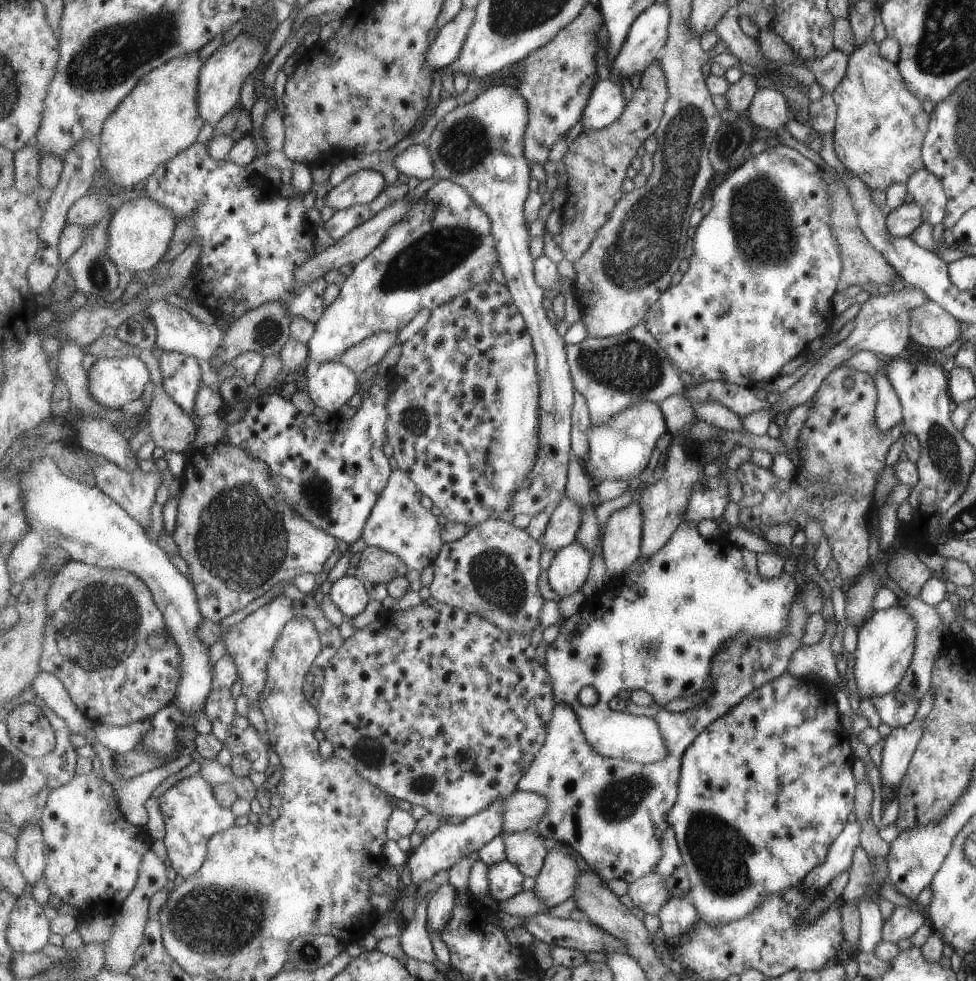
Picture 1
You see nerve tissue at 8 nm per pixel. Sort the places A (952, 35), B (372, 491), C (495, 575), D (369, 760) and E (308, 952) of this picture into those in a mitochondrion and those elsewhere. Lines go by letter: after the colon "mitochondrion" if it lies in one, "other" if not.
A: mitochondrion
B: other
C: mitochondrion
D: mitochondrion
E: mitochondrion

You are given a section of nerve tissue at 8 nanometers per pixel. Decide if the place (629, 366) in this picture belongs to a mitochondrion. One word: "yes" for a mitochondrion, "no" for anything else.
yes

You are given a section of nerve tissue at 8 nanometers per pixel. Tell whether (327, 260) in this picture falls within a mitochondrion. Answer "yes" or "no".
no

